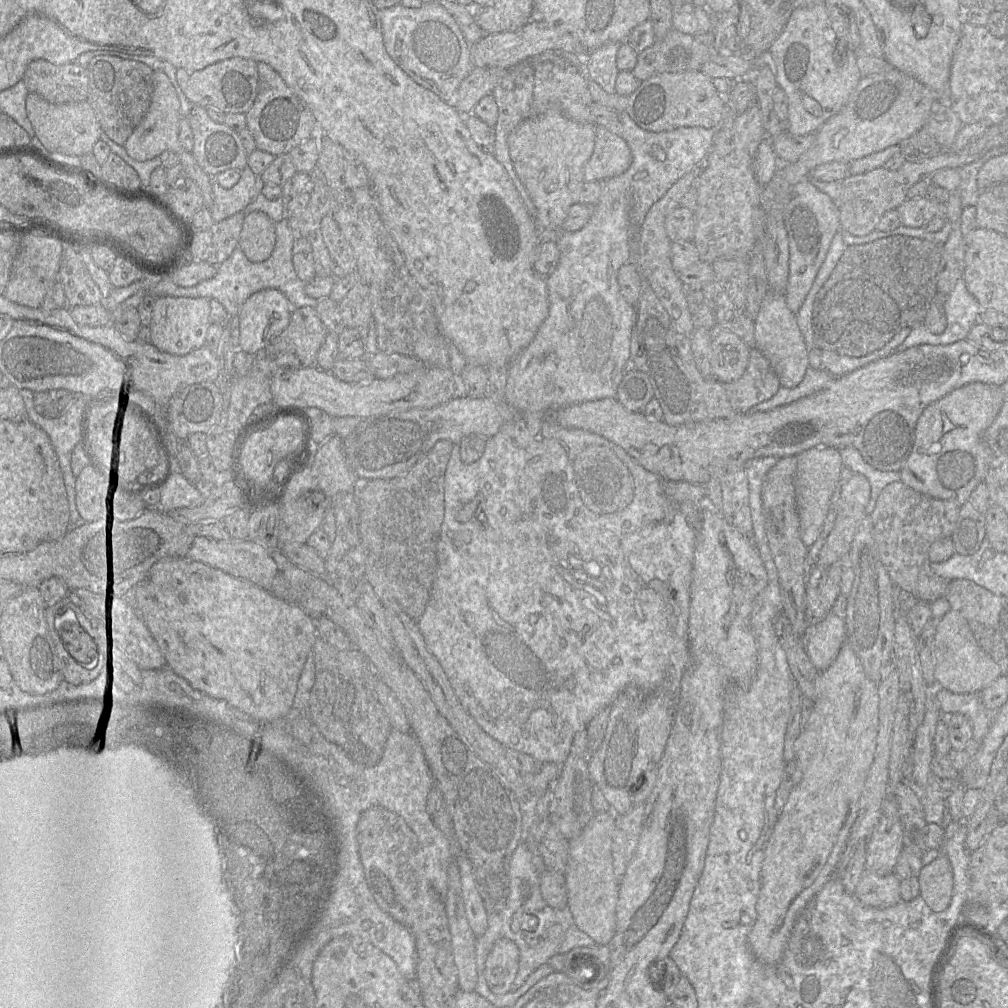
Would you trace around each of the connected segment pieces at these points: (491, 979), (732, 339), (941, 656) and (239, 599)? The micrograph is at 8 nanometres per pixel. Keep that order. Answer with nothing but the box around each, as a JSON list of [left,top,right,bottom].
[[485,939,520,995],[712,327,751,383],[934,609,1003,693],[130,558,318,722]]

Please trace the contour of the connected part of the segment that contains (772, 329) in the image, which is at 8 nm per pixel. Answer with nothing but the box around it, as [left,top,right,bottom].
[755,290,809,387]

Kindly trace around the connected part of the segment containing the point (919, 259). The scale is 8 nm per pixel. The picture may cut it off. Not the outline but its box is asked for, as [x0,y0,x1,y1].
[813,235,943,357]

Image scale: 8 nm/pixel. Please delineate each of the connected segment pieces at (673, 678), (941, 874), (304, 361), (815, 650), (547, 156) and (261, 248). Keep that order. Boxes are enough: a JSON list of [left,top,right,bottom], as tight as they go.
[[417,111,716,765],[918,853,953,912],[259,308,327,367],[805,611,845,672],[507,107,596,241],[237,211,275,263]]

